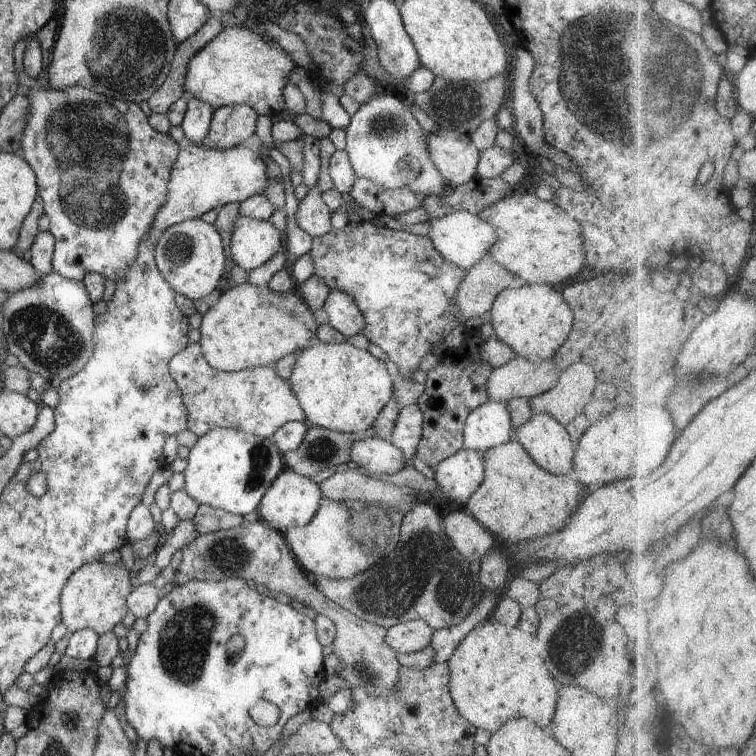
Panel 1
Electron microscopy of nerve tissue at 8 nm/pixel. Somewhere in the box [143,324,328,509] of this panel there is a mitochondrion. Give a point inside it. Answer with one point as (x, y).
(260, 458)

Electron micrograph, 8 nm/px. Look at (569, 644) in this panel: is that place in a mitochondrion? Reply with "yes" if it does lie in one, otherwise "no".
yes

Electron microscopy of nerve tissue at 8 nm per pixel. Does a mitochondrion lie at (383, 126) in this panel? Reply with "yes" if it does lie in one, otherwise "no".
yes

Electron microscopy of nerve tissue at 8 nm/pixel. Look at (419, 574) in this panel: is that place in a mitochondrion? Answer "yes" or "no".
yes

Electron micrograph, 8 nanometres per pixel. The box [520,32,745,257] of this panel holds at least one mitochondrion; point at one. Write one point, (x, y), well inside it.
(676, 86)

